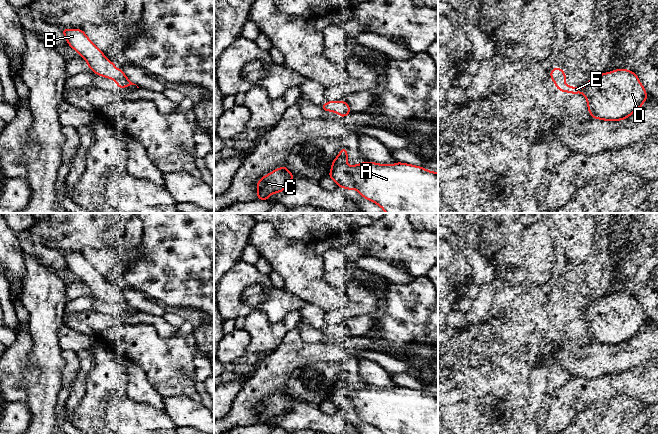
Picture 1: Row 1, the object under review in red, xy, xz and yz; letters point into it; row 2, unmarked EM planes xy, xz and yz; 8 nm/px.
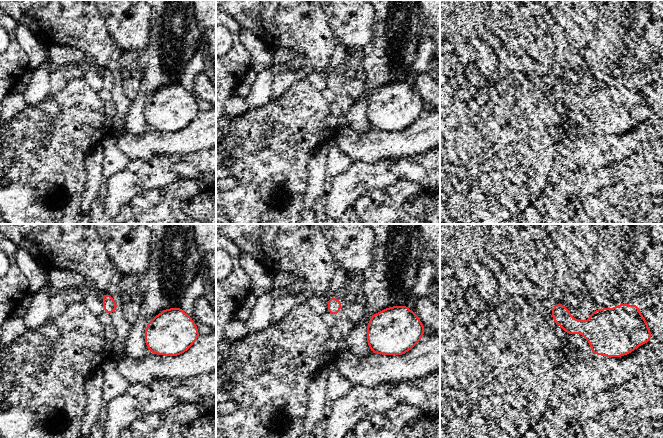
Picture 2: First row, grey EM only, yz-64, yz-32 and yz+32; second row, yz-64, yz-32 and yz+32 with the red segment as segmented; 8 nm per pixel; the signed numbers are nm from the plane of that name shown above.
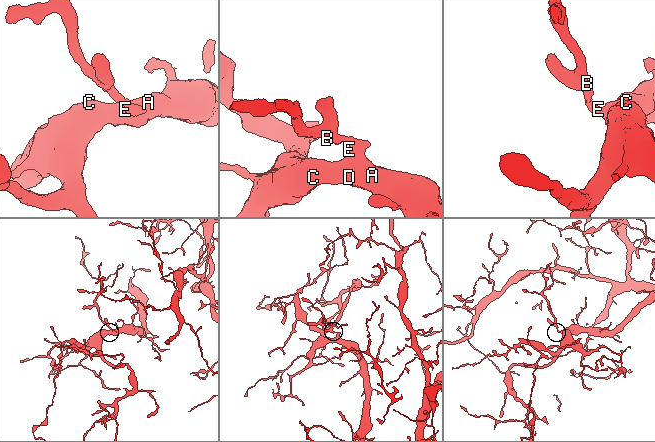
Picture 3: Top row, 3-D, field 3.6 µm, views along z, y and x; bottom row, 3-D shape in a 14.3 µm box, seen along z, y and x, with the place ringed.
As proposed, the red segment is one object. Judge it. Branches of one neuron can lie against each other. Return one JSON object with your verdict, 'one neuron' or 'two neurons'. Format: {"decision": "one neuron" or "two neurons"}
{"decision": "one neuron"}

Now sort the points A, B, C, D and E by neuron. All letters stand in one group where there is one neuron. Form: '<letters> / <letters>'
A B C D E

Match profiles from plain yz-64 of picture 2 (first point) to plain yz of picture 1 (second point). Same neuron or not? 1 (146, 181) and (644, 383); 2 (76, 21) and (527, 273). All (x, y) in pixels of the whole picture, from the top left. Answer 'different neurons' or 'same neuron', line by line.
1: different neurons
2: same neuron

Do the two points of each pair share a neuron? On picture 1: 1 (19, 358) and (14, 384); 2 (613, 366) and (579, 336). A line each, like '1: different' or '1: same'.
1: same
2: different

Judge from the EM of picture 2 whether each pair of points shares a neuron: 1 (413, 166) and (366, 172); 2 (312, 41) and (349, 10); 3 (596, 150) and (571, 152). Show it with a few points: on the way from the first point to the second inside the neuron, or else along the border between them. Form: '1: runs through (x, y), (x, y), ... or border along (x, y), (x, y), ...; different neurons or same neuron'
1: border along (399, 159), (393, 164), (393, 173), (398, 178); different neurons
2: border along (322, 10), (328, 18), (329, 25), (335, 35); different neurons
3: runs through (590, 150), (577, 150); same neuron

